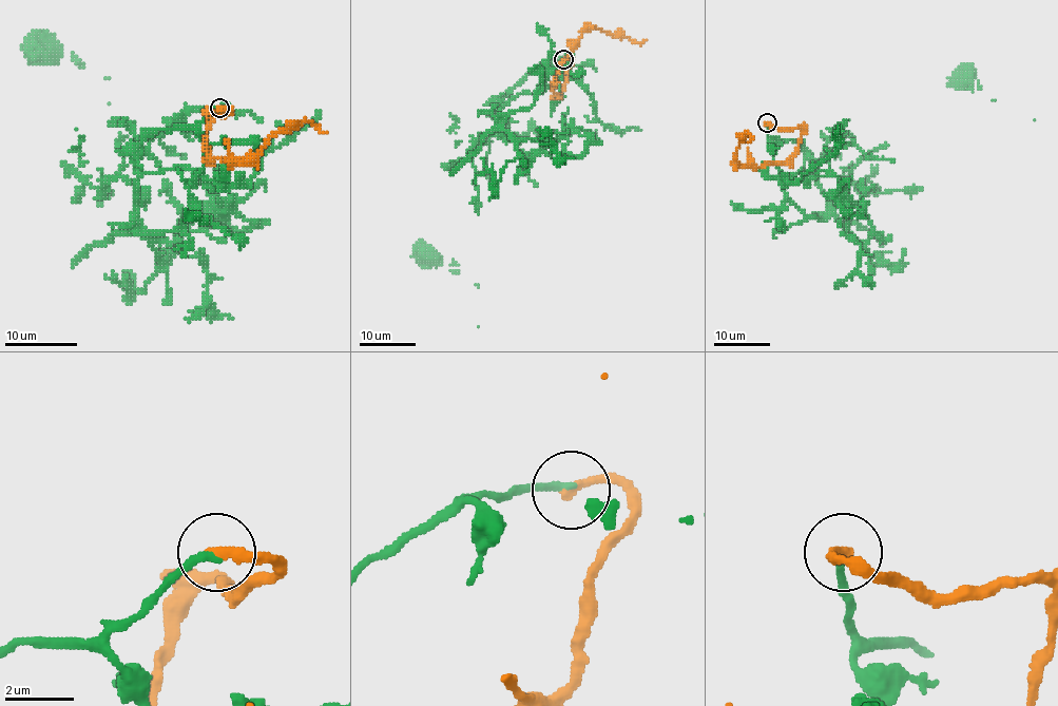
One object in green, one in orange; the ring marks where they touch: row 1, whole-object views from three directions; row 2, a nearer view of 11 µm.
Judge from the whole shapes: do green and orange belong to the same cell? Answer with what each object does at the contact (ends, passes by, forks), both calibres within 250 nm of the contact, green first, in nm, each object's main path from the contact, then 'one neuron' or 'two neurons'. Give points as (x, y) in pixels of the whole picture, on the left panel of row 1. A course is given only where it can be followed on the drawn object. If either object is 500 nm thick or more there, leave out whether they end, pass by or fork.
green ends | orange ends | 200/320 nm | green via (218, 108), (142, 140), (138, 205), (142, 190), (110, 178), (124, 163), (120, 132), (38, 48) | orange via (218, 108), (231, 112), (215, 115), (206, 145), (228, 165), (251, 160), (273, 135), (306, 120), (326, 133) | two neurons

